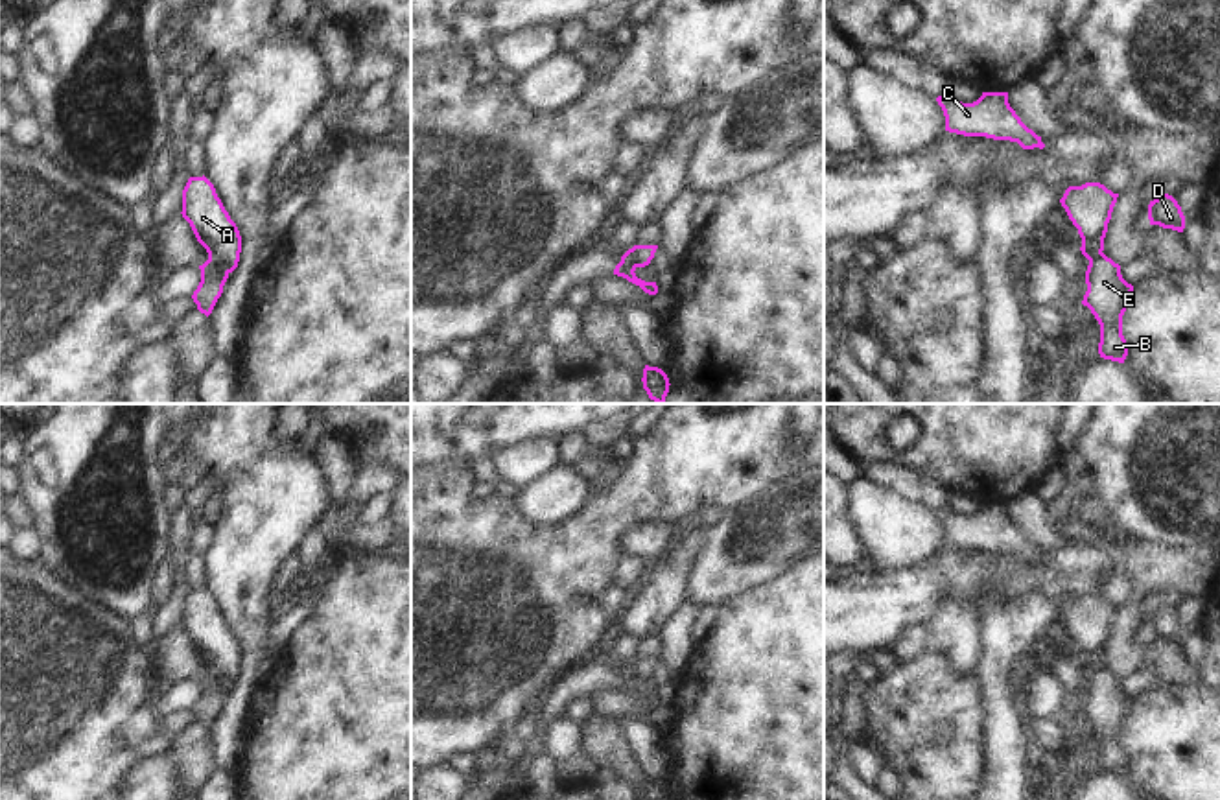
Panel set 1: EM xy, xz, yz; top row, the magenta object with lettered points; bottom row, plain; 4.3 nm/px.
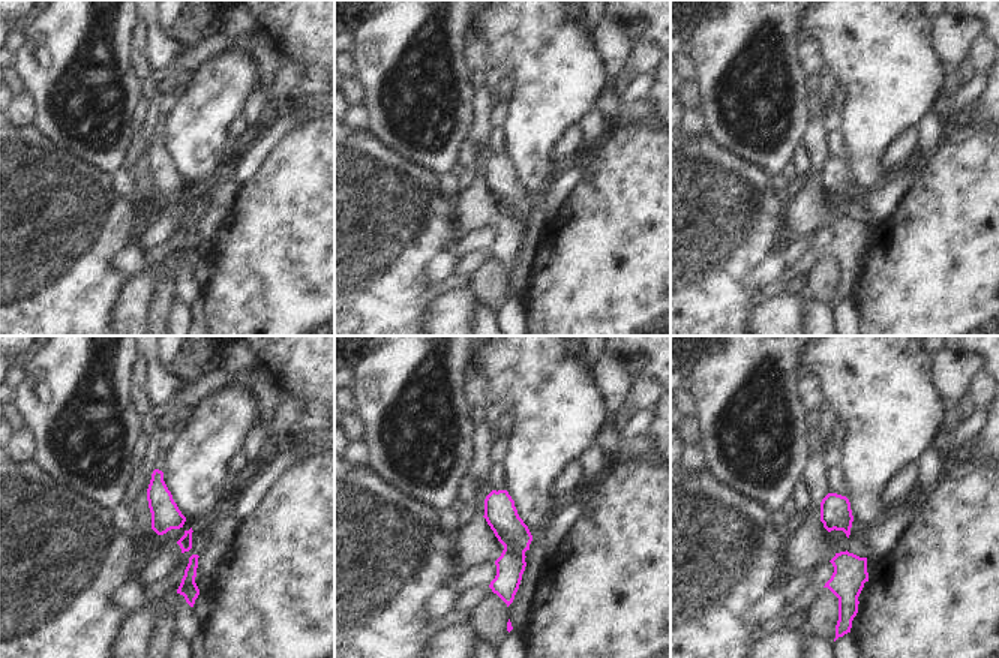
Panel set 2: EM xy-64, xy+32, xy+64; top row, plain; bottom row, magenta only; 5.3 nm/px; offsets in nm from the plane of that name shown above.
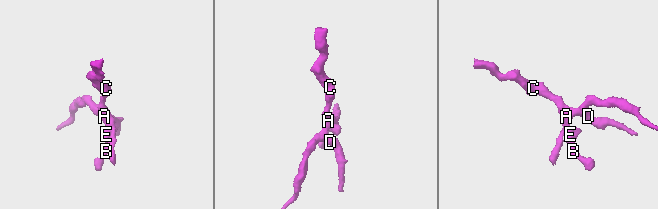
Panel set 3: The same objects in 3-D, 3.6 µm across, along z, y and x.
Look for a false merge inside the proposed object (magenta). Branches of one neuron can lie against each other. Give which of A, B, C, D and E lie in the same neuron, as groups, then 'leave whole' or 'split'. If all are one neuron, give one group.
A C D / B E; split

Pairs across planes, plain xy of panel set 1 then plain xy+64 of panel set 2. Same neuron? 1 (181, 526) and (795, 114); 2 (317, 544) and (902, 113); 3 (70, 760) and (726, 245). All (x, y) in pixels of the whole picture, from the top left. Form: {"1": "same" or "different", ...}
{"1": "different", "2": "different", "3": "same"}

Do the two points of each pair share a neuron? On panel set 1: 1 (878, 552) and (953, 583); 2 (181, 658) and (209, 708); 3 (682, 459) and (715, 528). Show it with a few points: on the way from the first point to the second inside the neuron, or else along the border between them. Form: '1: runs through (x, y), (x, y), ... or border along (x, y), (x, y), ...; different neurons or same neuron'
1: border along (946, 544), (922, 563), (900, 568), (868, 564); different neurons
2: runs through (194, 668), (209, 682), (209, 695); same neuron
3: border along (749, 496), (734, 507), (703, 507), (692, 522); different neurons

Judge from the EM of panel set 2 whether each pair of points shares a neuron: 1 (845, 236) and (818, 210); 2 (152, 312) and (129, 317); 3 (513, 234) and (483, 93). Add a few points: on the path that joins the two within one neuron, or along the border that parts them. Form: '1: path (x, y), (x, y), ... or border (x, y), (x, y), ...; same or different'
1: path (839, 228), (825, 218); same
2: border (153, 279), (144, 320); different
3: path (479, 200), (479, 177), (483, 158), (480, 128); same

